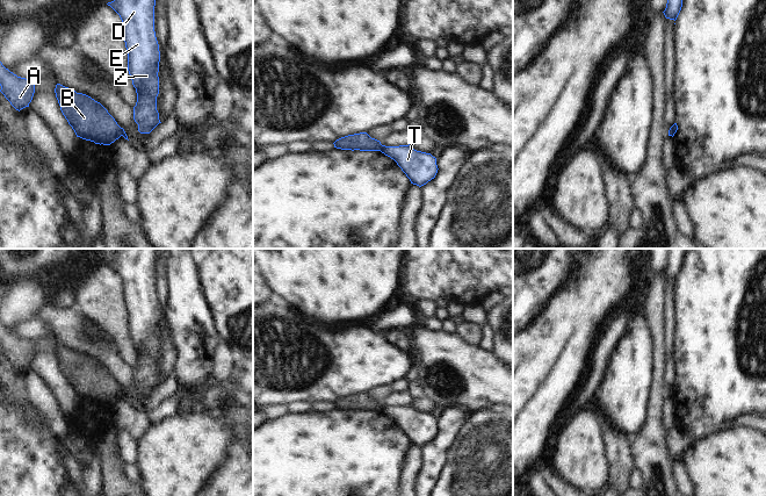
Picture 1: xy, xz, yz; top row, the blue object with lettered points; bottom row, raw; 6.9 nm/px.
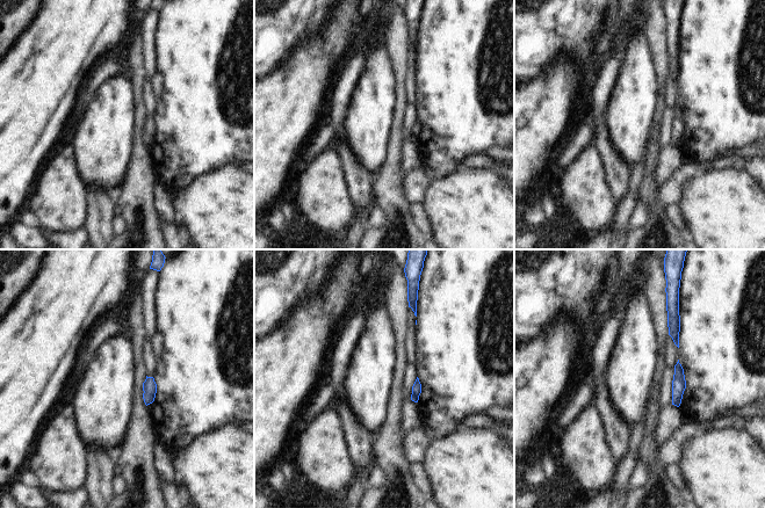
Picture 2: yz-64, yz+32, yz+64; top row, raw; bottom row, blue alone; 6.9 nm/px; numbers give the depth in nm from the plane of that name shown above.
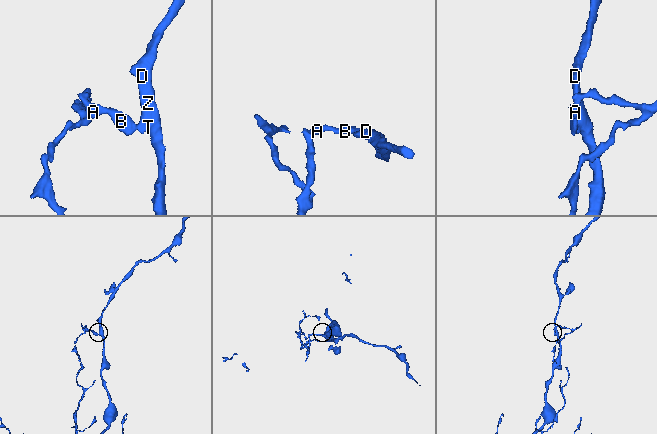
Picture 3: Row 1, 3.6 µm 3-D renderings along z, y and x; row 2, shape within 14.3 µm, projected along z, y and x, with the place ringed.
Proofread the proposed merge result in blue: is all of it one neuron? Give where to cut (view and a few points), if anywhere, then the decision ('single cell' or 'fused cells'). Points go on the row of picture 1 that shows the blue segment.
xz (382, 145), (380, 150) | fused cells

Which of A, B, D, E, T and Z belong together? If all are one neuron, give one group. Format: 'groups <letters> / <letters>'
groups A B / D E T Z

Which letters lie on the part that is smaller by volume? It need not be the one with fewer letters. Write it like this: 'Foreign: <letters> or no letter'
Foreign: A, B

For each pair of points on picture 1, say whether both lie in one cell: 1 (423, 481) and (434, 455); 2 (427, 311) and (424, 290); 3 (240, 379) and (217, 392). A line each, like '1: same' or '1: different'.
1: same
2: different
3: same

